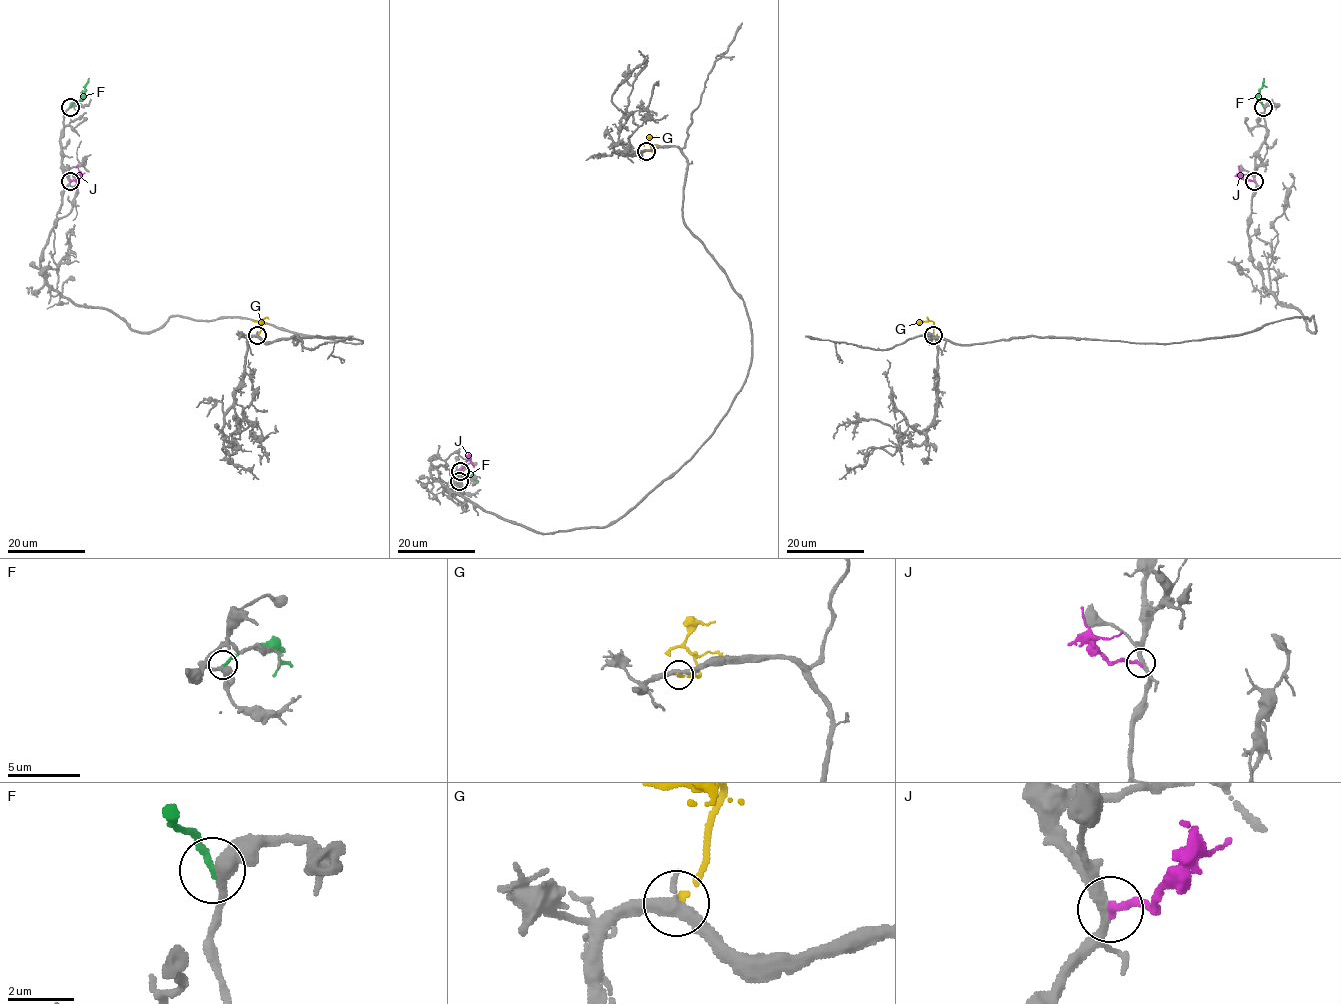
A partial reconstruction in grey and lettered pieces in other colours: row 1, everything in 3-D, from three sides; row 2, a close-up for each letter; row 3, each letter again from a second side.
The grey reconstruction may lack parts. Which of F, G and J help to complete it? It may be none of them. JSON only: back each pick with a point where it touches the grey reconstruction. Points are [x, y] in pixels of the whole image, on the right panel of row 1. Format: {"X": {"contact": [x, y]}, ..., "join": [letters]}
{"F": {"contact": [1263, 107]}, "join": ["F"]}

